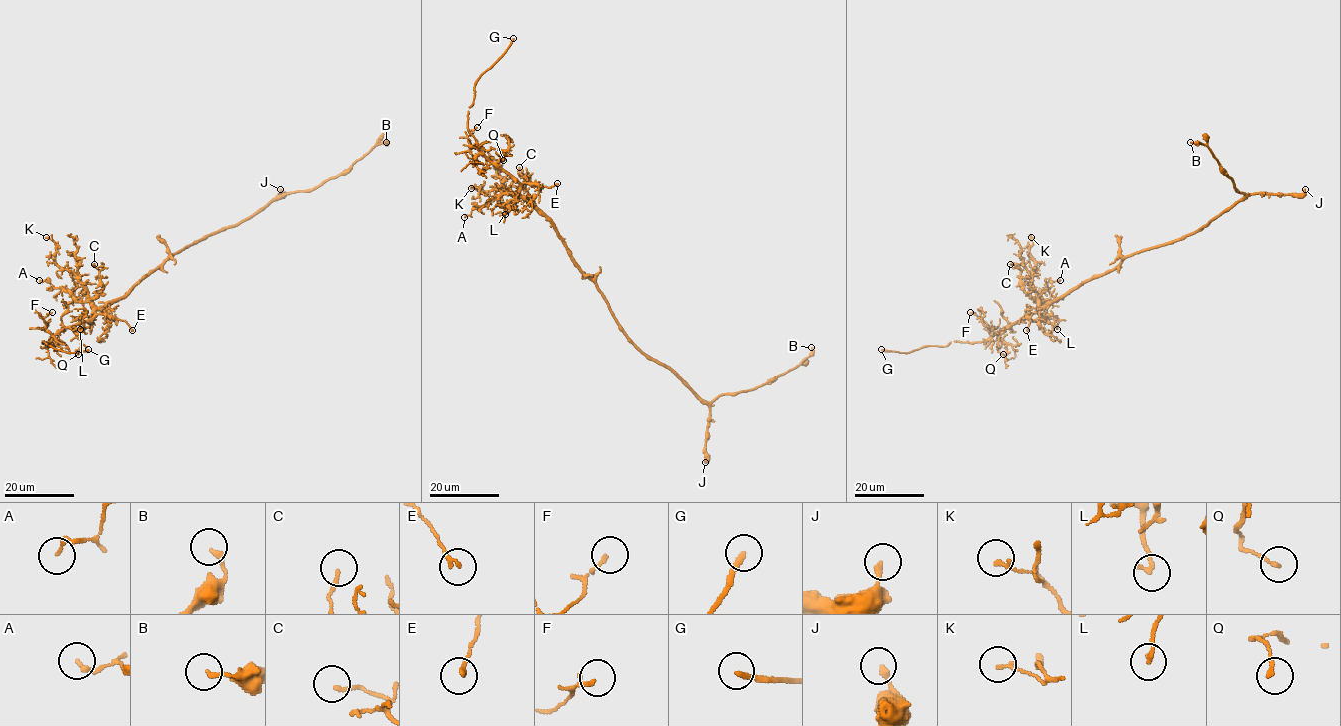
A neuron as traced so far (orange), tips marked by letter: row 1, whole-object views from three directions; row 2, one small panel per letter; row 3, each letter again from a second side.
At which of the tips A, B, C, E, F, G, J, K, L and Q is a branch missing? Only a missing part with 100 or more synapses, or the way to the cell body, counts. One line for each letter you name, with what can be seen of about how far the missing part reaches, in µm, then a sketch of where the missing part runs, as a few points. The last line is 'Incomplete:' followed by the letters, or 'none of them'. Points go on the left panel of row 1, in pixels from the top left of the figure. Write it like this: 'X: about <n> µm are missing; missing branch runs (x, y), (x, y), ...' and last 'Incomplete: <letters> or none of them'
G: about 15 µm are missing; missing branch runs (88, 349), (101, 347), (108, 355), (109, 363)
Incomplete: G

